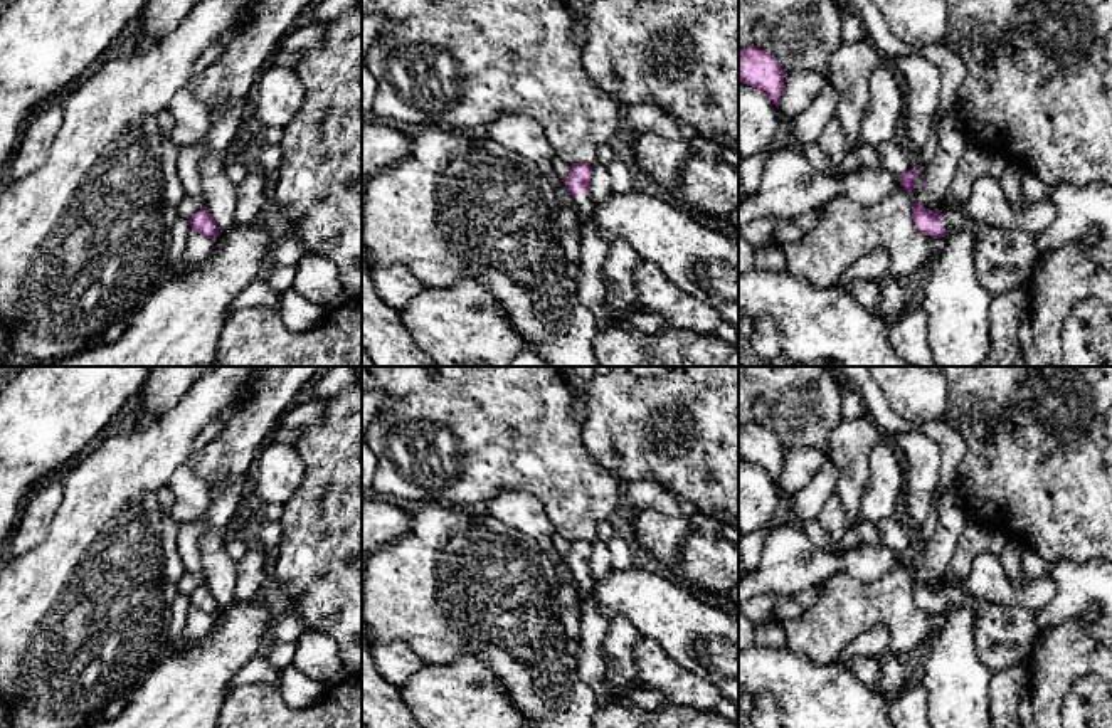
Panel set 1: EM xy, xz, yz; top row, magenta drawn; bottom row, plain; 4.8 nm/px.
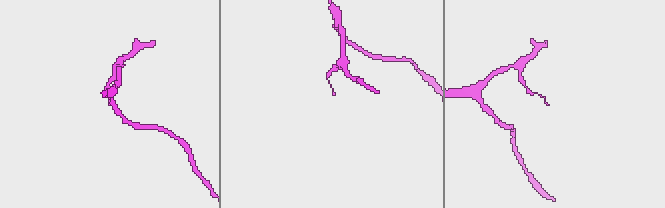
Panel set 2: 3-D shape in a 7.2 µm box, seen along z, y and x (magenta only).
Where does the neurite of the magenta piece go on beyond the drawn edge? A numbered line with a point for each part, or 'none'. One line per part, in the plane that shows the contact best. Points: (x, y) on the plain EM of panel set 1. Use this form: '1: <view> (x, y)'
1: yz (1005, 634)

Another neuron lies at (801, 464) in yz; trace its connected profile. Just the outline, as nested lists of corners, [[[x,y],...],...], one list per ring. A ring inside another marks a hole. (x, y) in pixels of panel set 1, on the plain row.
[[[802,446],[786,447],[784,469],[779,477],[781,491],[789,494],[804,489],[826,461],[828,457],[823,451]]]

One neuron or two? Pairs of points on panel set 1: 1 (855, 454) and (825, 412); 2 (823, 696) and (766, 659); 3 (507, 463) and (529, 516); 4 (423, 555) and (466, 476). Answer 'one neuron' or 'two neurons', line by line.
1: two neurons
2: one neuron
3: two neurons
4: two neurons

